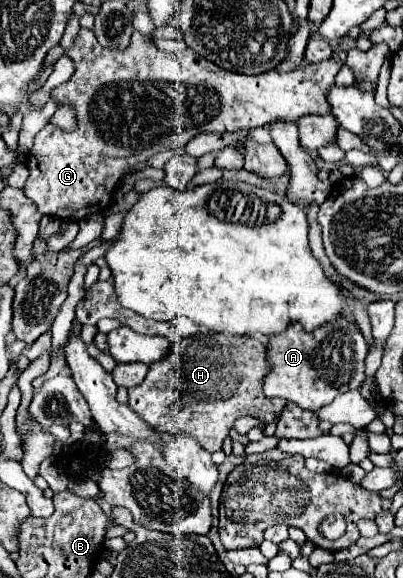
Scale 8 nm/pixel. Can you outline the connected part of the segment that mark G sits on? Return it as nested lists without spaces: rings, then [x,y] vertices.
[[[80,28],[76,44],[72,50],[64,52],[62,46],[52,48],[46,56],[46,64],[56,62],[60,56],[74,58],[74,76],[52,90],[58,104],[72,104],[78,116],[78,128],[74,132],[62,132],[54,126],[44,126],[34,136],[34,146],[30,148],[30,158],[26,160],[30,176],[24,186],[24,194],[38,206],[46,216],[56,216],[62,220],[82,220],[90,214],[100,214],[108,210],[116,184],[130,172],[134,164],[146,162],[152,154],[182,148],[200,132],[234,132],[240,128],[252,130],[258,126],[268,126],[272,120],[298,120],[306,114],[332,114],[328,104],[328,90],[334,84],[334,76],[340,70],[340,62],[324,60],[320,64],[306,64],[294,72],[262,72],[258,76],[246,76],[222,70],[204,56],[184,50],[180,54],[166,54],[156,46],[148,44],[138,32],[132,34],[132,44],[124,52],[102,48],[92,30]]]

